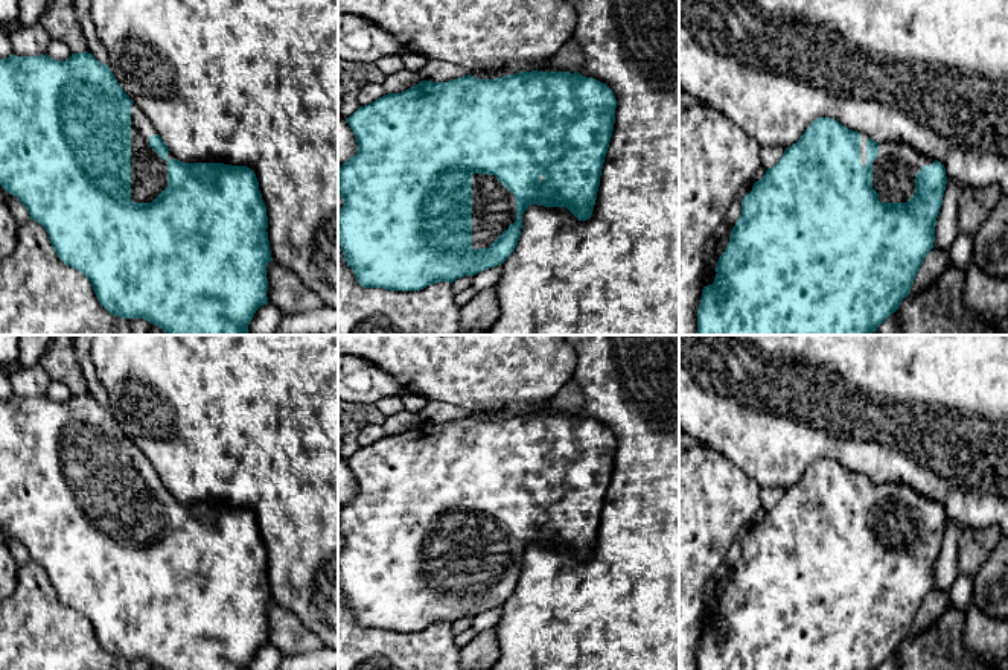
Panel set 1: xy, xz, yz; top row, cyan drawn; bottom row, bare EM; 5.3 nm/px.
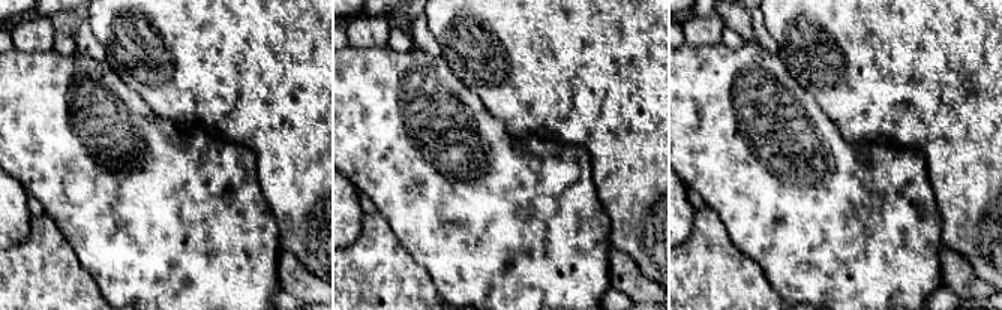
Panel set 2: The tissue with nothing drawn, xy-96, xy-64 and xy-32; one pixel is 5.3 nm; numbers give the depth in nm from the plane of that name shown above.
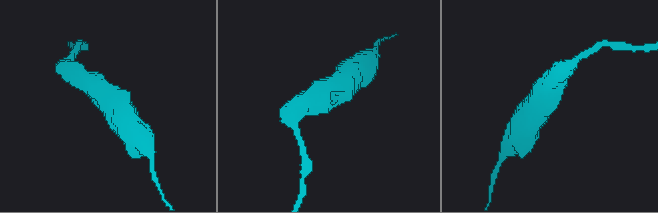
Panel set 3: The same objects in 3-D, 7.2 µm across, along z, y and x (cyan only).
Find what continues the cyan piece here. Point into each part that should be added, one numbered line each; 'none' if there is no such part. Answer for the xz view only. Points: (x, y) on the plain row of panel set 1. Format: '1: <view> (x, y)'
1: xz (494, 548)

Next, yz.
1: yz (894, 510)

